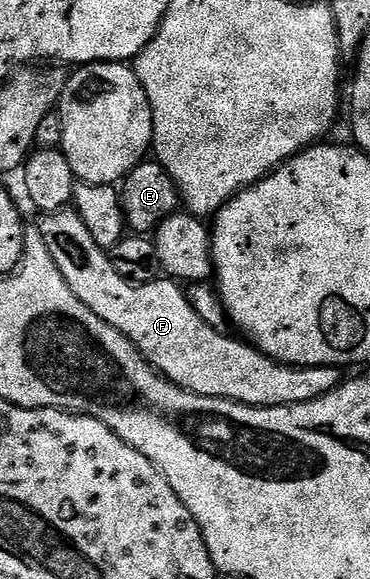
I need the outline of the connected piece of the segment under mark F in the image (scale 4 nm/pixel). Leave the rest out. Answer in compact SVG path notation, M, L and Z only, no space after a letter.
M75 208L56 210L53 214L44 214L41 219L38 229L42 232L42 240L46 240L46 248L50 248L50 256L54 256L54 264L58 264L62 280L70 284L70 292L74 292L74 296L78 296L78 300L82 300L82 304L94 312L94 316L130 339L136 345L136 351L152 365L152 369L175 386L181 386L191 394L225 398L244 406L289 406L318 400L340 385L342 370L339 366L287 366L285 362L267 358L247 341L235 342L227 338L192 307L191 300L180 291L183 290L181 283L167 276L158 277L152 282L131 282L114 272L109 251L94 244L94 236L90 236L86 224L82 224L82 216L78 216Z

